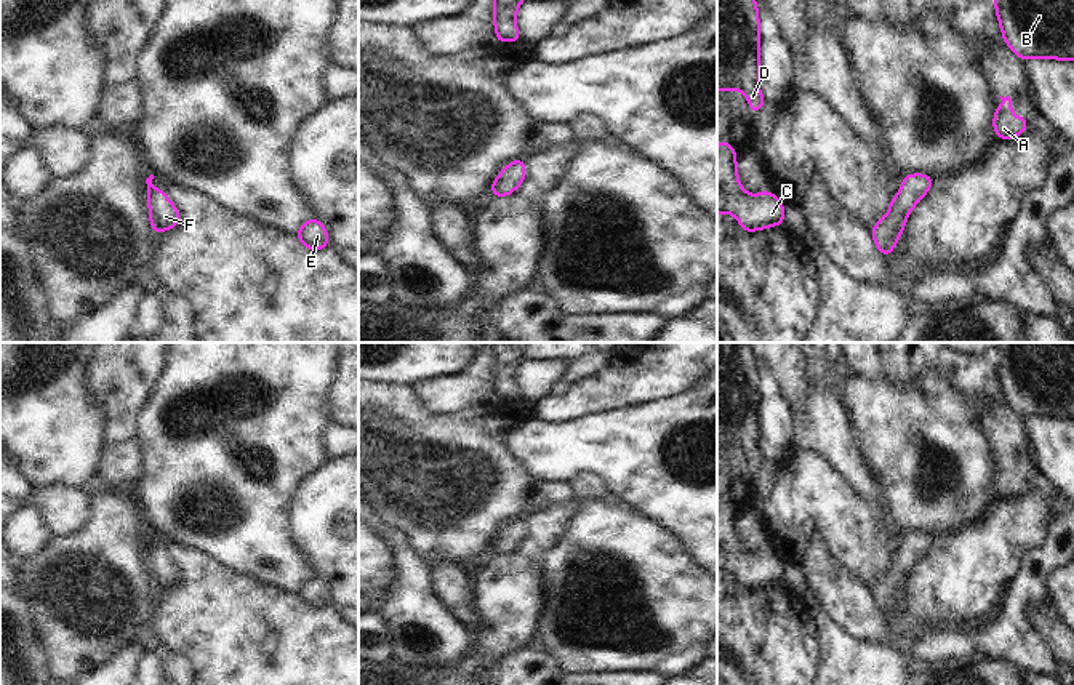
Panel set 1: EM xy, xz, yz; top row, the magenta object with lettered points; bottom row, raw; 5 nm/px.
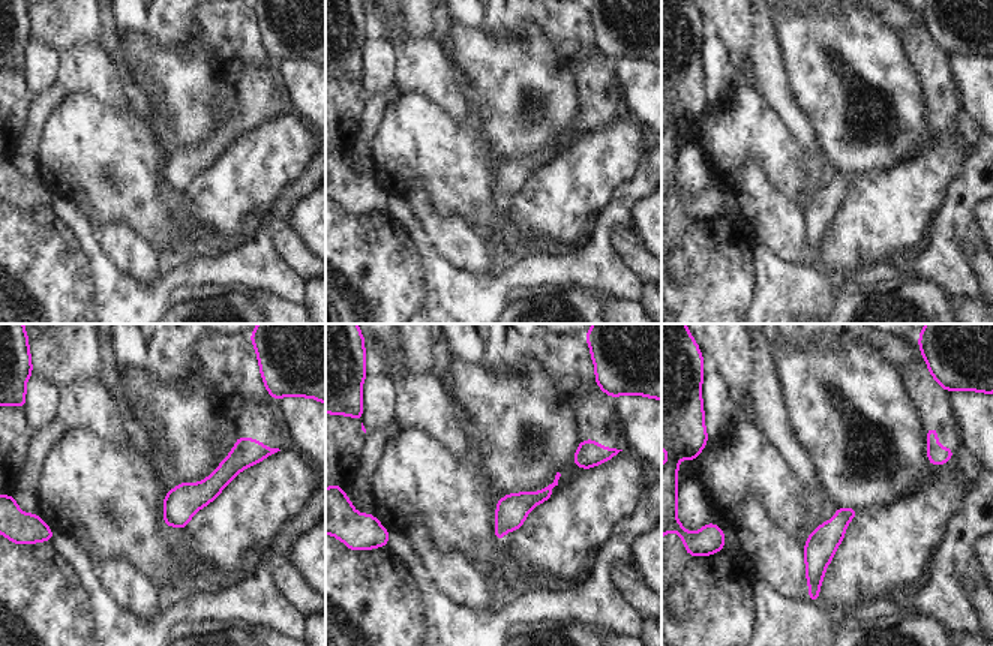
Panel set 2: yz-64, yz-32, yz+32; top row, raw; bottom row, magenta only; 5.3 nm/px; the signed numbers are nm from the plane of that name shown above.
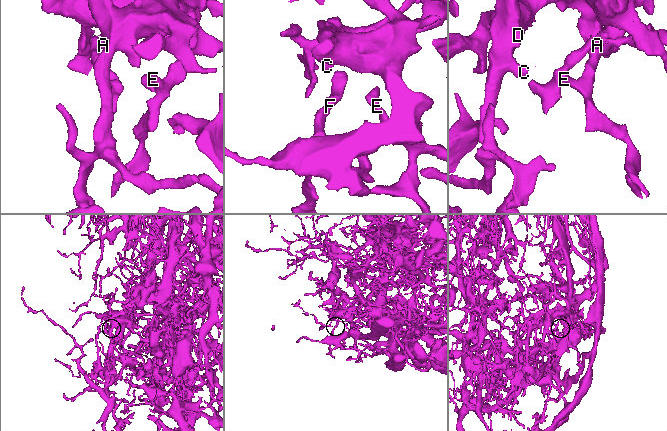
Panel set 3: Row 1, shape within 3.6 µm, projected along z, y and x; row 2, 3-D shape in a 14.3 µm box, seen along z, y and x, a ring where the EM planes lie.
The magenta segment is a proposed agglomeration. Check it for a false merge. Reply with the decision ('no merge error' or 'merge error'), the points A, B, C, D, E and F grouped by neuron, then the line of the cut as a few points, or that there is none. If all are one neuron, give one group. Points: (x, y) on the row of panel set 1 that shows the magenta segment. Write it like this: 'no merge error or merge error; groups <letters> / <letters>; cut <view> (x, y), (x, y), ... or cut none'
no merge error; groups A B C D E F; cut none

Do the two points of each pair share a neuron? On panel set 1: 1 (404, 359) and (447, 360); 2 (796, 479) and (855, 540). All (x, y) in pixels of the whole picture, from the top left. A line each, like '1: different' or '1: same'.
1: same
2: same

